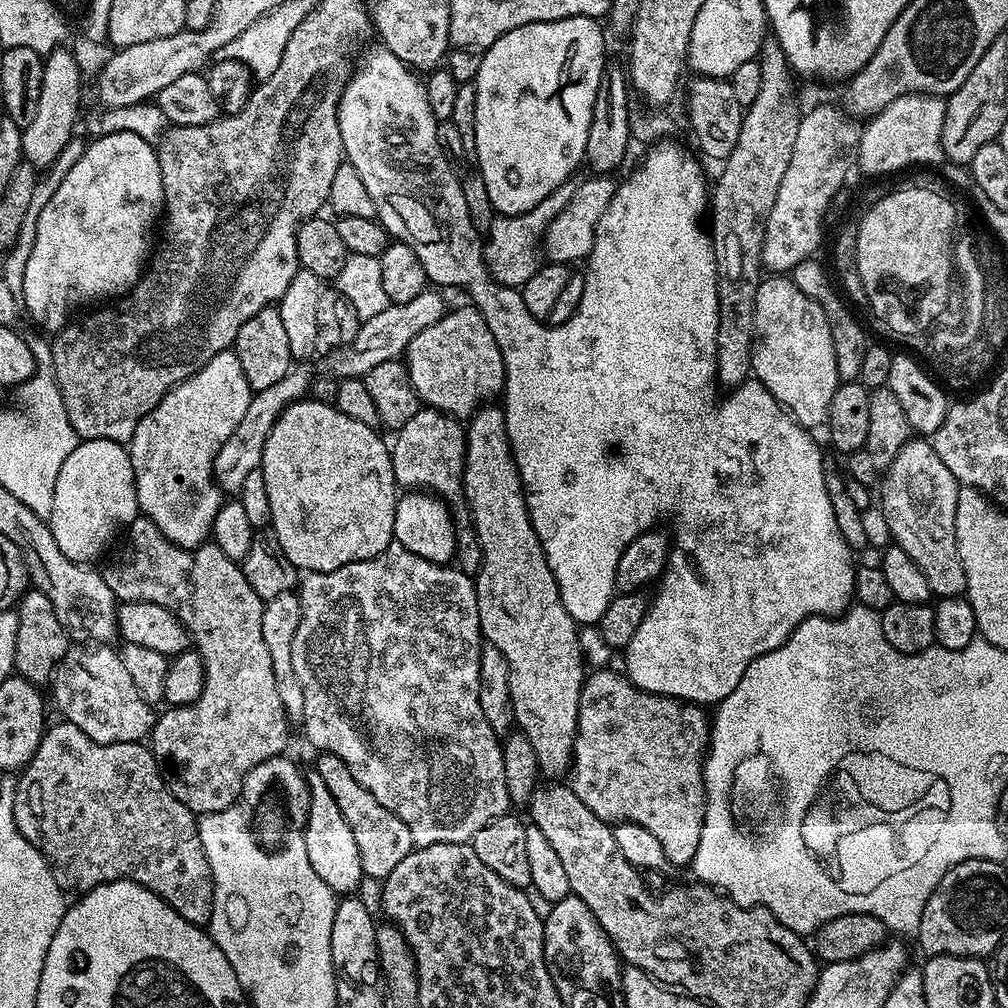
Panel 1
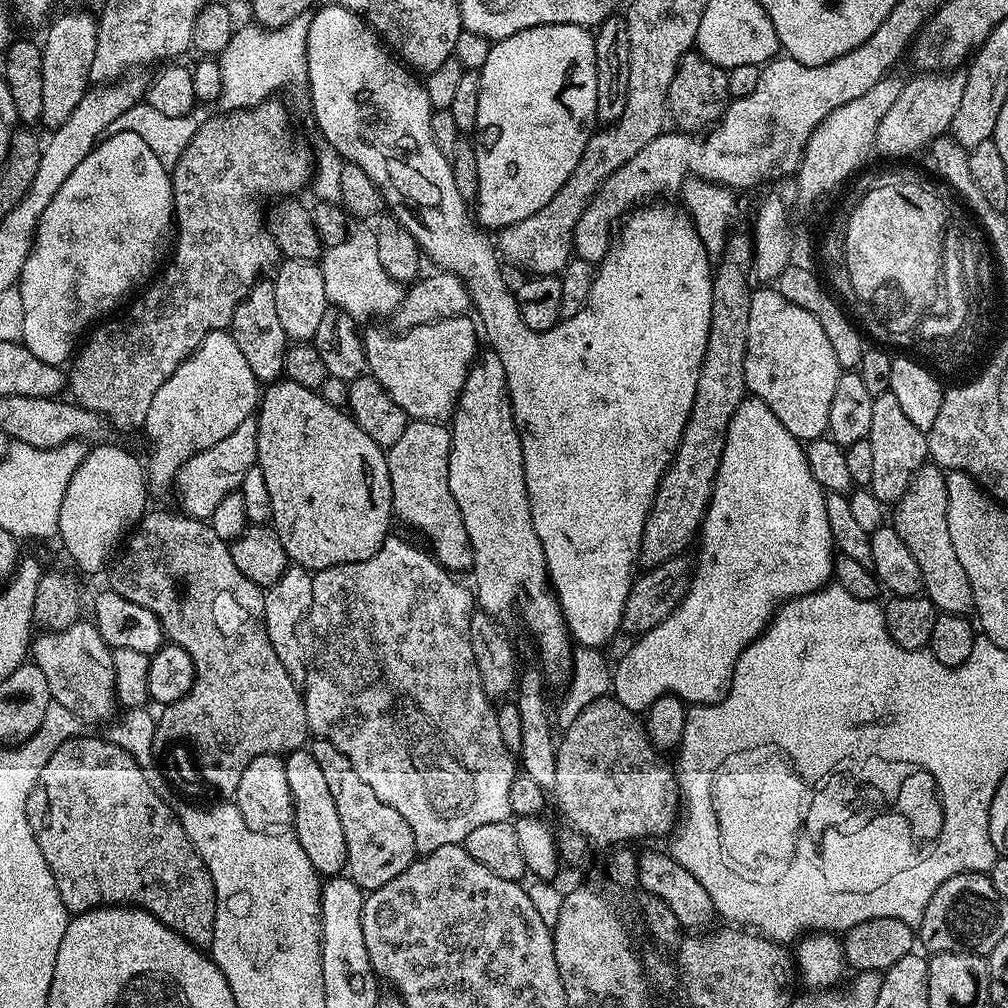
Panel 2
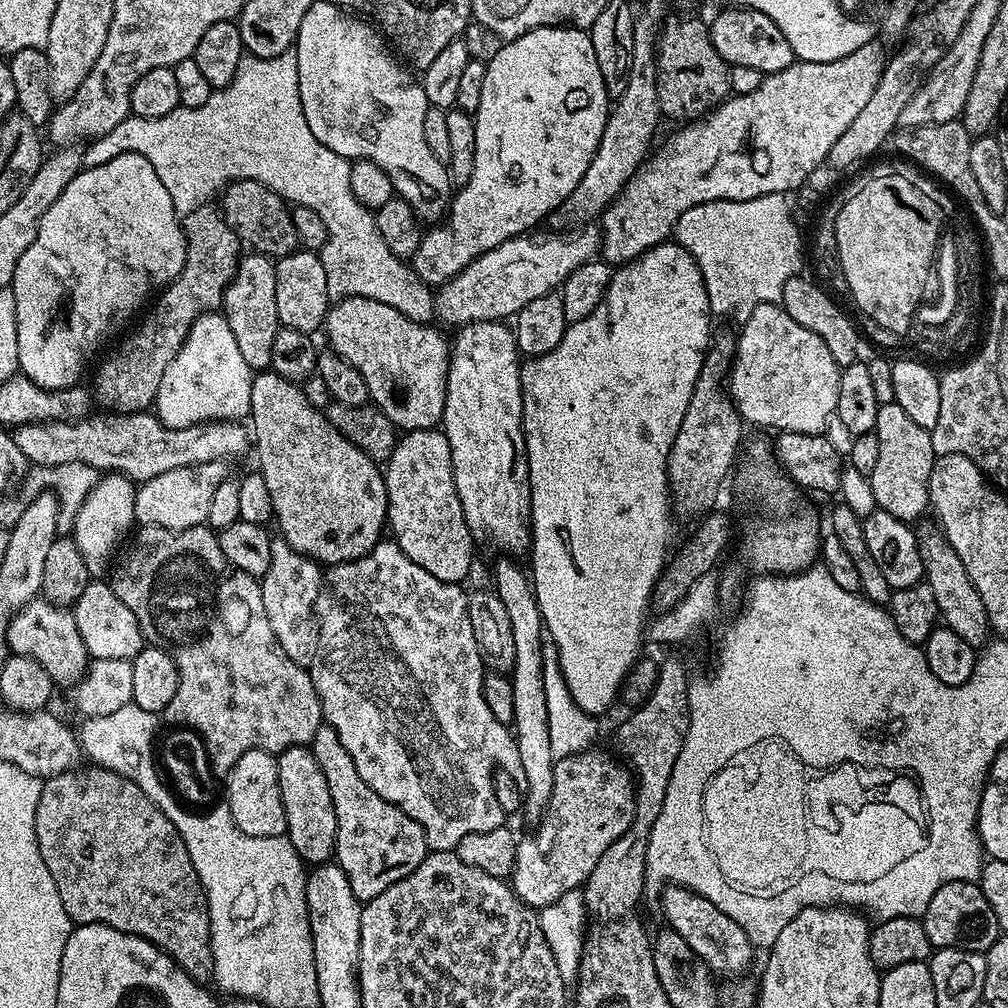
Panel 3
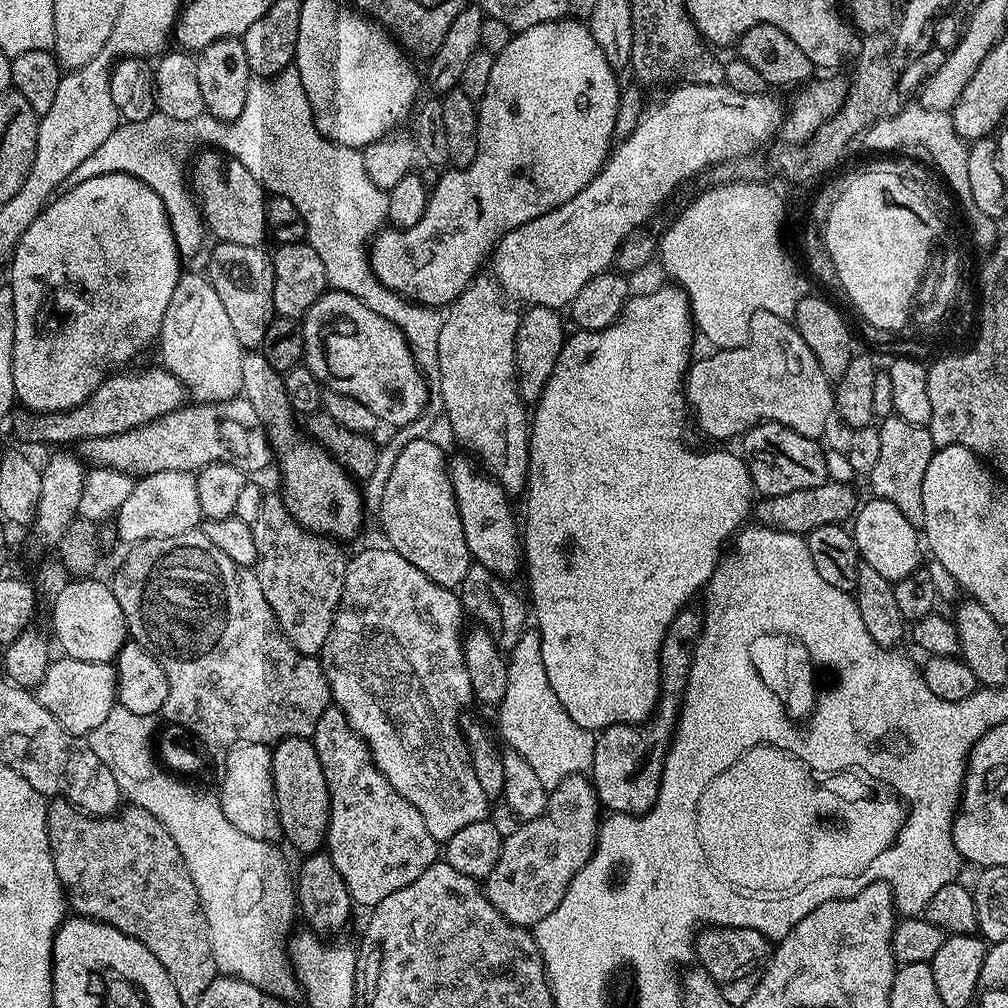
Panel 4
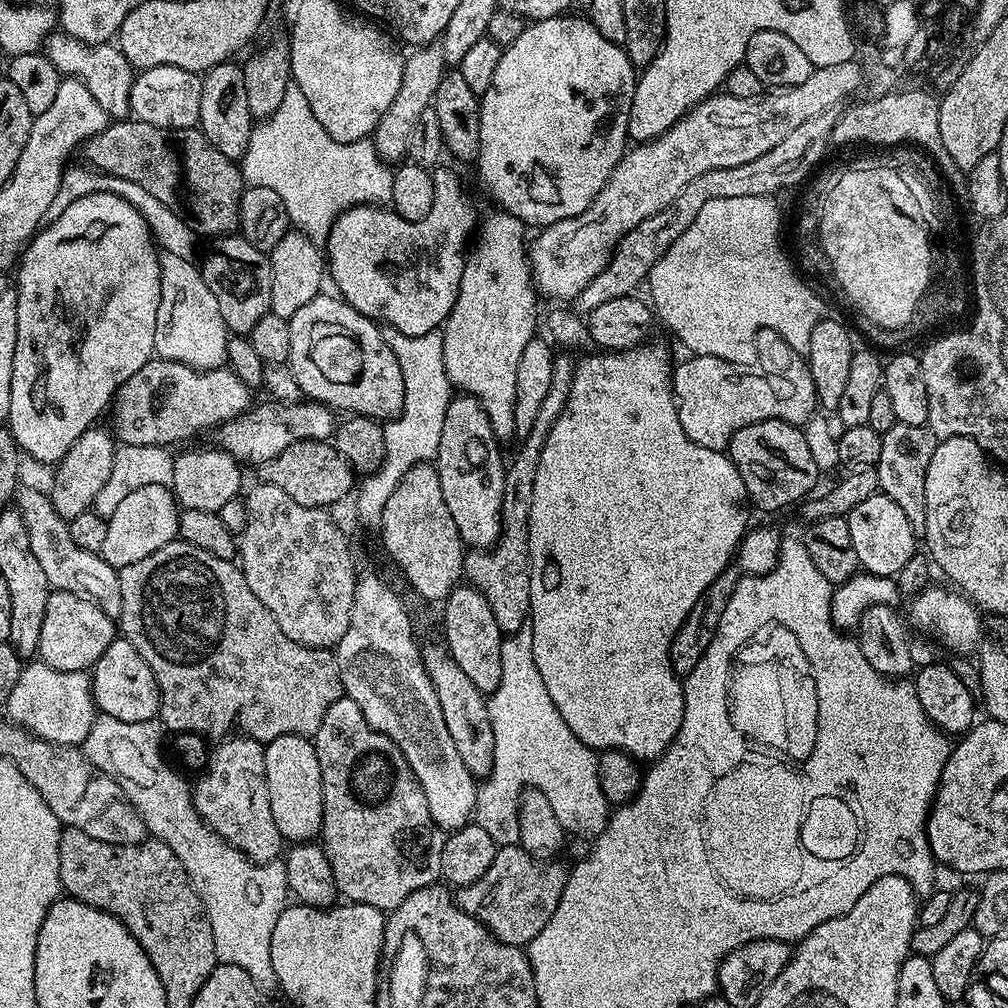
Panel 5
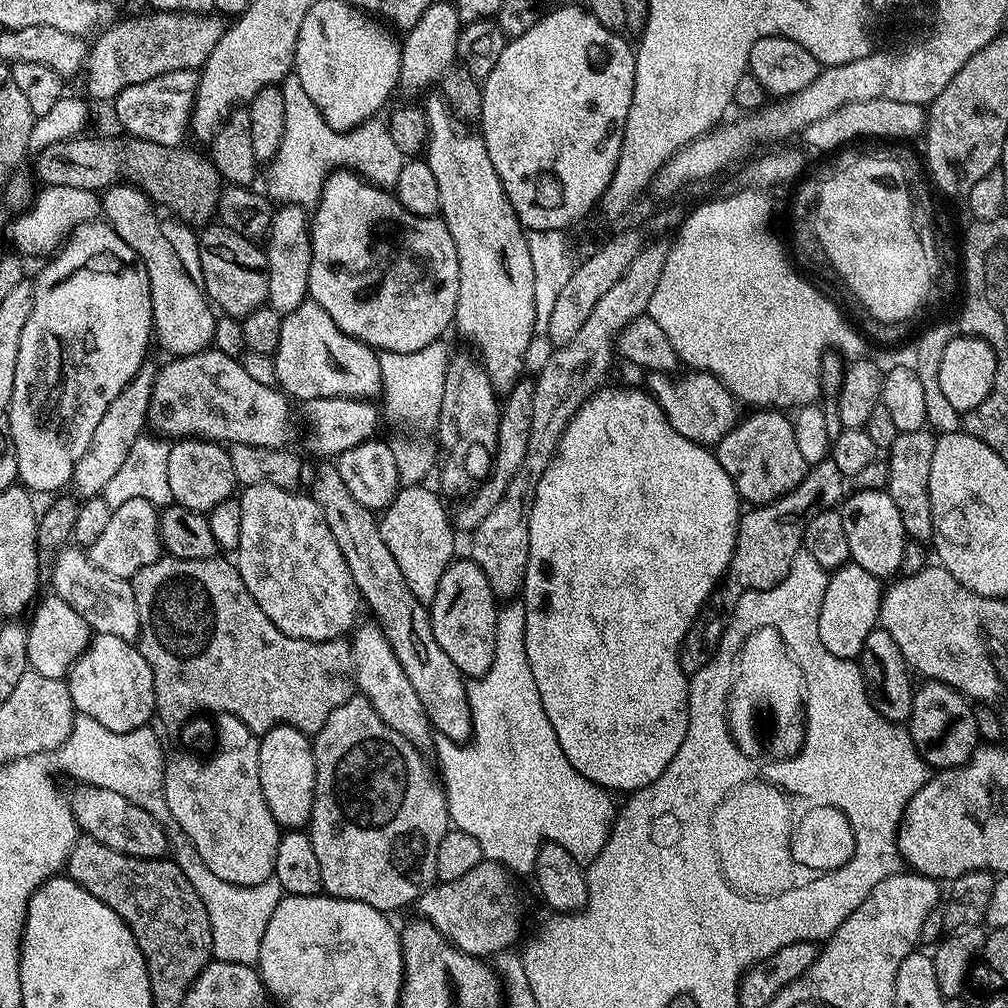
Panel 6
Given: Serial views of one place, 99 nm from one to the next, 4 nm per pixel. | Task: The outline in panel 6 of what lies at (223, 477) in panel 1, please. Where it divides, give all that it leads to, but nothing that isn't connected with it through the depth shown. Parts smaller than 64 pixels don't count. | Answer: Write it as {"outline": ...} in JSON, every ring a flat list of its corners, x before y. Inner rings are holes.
{"outline":[[132,498,122,506,113,508,110,523,106,530,87,549,86,555,95,568,110,576,127,580,142,566,150,566,150,562,161,559,160,517,158,508,150,500]]}

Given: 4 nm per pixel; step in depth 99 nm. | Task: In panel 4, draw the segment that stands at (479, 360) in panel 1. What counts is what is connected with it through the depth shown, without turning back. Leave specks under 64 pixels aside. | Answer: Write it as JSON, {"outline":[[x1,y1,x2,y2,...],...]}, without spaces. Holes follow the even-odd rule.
{"outline":[[328,290,303,317,302,327,303,363,325,389,358,398,383,423,412,424,423,414,428,404,425,373,398,326,374,314,358,298]]}

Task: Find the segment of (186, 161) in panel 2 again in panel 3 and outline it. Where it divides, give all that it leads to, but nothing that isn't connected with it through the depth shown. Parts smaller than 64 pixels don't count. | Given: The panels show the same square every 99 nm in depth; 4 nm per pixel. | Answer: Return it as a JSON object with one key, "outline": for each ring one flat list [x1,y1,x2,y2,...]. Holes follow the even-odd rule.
{"outline":[[198,206,190,215,183,217,188,249,178,278,155,297,156,305,154,300,143,313,144,321,121,342,120,349,110,353,97,366,94,396,108,407,105,409,112,412,151,409,156,403,158,382,162,382,166,366,174,362,190,326,199,316,215,312,223,305,224,291,236,273,236,264,242,255,242,242,224,221,223,215,215,207,208,207,212,206]]}

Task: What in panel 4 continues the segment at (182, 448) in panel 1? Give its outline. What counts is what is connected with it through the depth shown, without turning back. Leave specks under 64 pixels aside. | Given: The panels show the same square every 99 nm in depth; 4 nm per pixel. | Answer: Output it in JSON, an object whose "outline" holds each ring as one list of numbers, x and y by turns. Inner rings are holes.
{"outline":[[188,271,181,275,178,286,174,286,174,298,170,298,170,306,162,318,159,344,164,371,180,380,193,401,218,404,241,395,245,349,240,347,226,309,207,275]]}

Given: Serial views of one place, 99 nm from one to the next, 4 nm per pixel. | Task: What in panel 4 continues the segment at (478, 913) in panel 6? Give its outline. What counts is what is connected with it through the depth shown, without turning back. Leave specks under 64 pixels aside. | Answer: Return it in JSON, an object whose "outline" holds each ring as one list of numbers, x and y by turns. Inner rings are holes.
{"outline":[[587,775,568,776,557,788,551,789,548,807,534,820,525,820,512,833,503,837,500,846,500,857,494,870,486,878,488,900,495,908,515,924,534,926,562,902,574,874,586,866,592,853,597,849,597,837,602,823,602,805,597,799,596,790]]}

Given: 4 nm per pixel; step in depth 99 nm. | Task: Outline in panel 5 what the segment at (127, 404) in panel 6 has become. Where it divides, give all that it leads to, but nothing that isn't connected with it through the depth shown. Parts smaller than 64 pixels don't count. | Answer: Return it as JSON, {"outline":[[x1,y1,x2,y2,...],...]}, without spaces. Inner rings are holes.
{"outline":[[100,426,87,428,55,465,56,481,52,484,52,496,50,492,50,508,61,520,67,522,89,511,104,480,110,477,118,444,113,433,108,432,103,432]]}

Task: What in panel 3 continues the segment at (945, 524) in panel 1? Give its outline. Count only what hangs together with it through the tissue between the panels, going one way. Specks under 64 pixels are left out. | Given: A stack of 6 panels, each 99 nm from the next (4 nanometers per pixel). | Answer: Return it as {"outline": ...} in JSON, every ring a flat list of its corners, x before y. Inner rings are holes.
{"outline":[[921,523,916,532,918,550,922,554,924,567,923,583,928,584,934,592,934,601,937,603,939,619,943,627,954,630,965,642,974,646,984,646,990,640,990,625,986,606,982,606,982,598,978,590,974,590,974,582,970,582,970,574,966,574,966,566,962,566,962,558,948,544,948,539,935,523]]}

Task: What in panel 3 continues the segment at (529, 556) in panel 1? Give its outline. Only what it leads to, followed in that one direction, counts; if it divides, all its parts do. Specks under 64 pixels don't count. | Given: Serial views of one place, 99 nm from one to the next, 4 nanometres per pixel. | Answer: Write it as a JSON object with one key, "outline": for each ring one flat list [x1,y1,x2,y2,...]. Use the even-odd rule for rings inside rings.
{"outline":[[476,320,472,324,461,324,455,329,456,337,450,340,450,355,448,358,448,377,446,378,446,406,442,431,450,442,450,458,452,459,452,473,454,486,458,490,458,502,462,502,462,514,466,514,466,526,472,532,473,541,489,544,497,548,500,554,507,554,512,558,520,558,532,547,532,499,530,498,530,482,528,481,528,455,524,441,524,411,522,410,522,390,520,389,520,369,522,357,516,346,516,333,507,323,498,320]]}

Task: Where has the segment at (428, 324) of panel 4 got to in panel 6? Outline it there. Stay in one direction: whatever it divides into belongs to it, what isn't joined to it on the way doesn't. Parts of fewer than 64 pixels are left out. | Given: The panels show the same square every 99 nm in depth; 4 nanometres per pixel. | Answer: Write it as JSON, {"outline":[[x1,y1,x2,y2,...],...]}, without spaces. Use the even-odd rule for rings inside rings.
{"outline":[[295,74,285,76,282,87,286,102,286,128,278,154,267,165,266,192,273,201,311,209,320,203,328,173,341,166,360,173,369,184,378,188,395,189,398,173,406,158,402,150,398,150,394,138,390,138,390,130,383,119,373,118,348,132,336,132,324,121,314,102,306,98,306,90,302,90,302,82,298,82]]}

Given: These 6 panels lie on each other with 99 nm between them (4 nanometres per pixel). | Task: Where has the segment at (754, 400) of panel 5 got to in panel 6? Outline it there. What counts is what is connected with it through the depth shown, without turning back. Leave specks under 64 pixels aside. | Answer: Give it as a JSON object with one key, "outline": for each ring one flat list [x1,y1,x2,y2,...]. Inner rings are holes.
{"outline":[[695,370,687,374,689,376,680,376,677,380,671,380,674,378,669,373,649,371,646,376,647,391,659,404,664,417,672,423,674,430,678,430,678,434,701,446,715,446,737,423,738,415,736,416,735,408,737,405,734,403,734,397,720,383,717,376]]}

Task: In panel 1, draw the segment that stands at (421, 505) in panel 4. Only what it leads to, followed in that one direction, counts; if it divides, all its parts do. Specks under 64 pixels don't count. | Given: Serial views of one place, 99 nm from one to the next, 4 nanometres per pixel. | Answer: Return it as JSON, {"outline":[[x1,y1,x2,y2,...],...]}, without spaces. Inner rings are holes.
{"outline":[[421,406,418,414,406,422,395,433,396,441,391,441,393,478,404,490,423,490,435,494,447,505,456,531,455,563,461,572,475,577,480,571,482,550,478,534,472,525,472,515,464,497,464,437,466,428,459,419,447,416,436,408]]}

